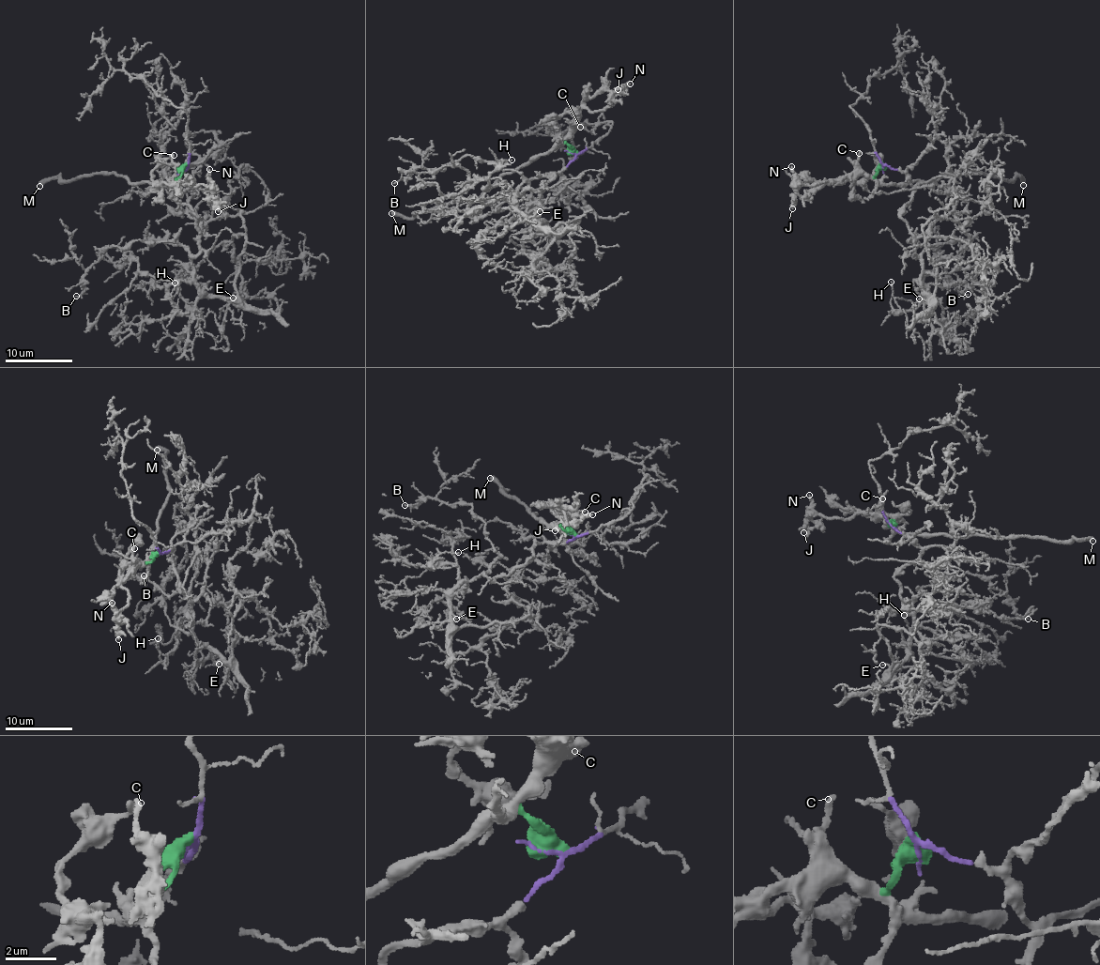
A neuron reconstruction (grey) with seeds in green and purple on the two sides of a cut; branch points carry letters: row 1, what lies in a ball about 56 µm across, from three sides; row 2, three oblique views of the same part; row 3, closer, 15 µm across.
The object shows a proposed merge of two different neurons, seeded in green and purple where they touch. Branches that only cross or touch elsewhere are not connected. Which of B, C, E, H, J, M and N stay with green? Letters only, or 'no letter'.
C, J, M, N

